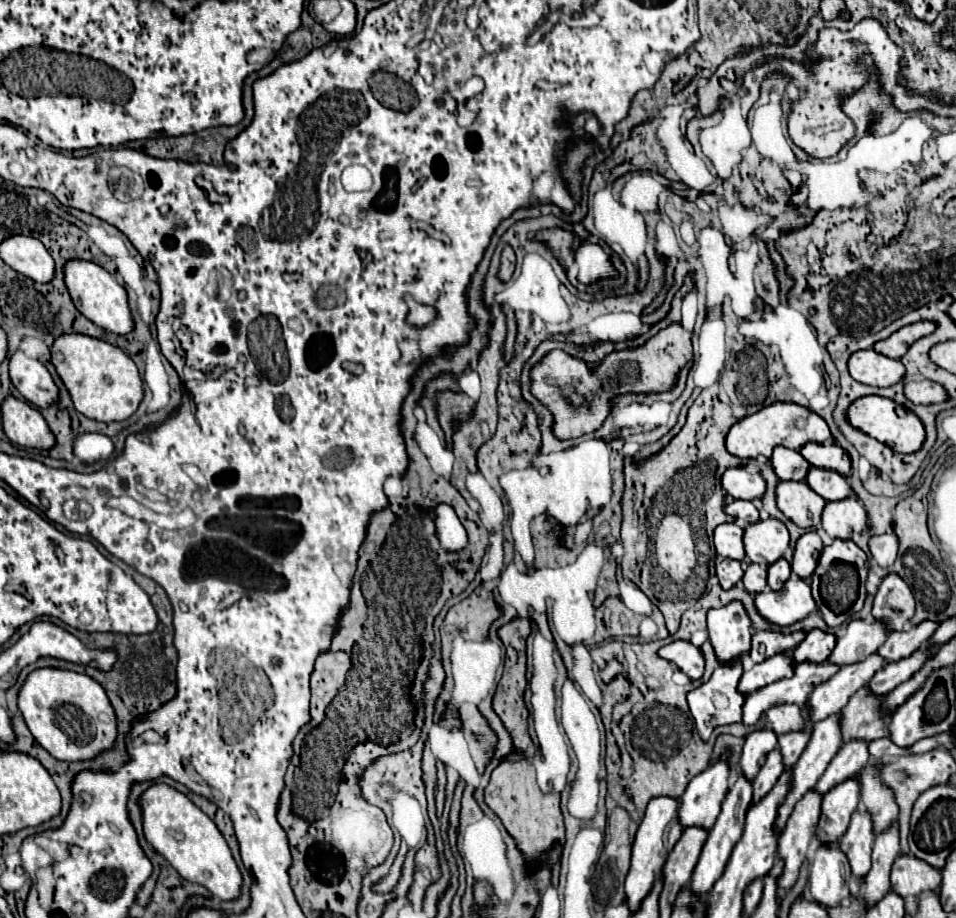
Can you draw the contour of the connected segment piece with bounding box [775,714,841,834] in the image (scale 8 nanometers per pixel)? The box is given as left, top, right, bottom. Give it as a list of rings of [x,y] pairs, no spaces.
[[[831,714],[829,718],[813,724],[813,732],[809,738],[809,746],[805,746],[803,754],[799,756],[799,760],[795,762],[793,770],[791,770],[791,784],[789,784],[789,794],[785,796],[785,800],[781,802],[781,806],[777,808],[777,820],[775,820],[775,830],[777,834],[781,834],[785,830],[785,824],[789,820],[789,814],[793,812],[793,806],[809,792],[813,790],[813,786],[817,784],[817,778],[821,778],[821,774],[825,772],[825,766],[829,766],[831,758],[837,754],[837,750],[841,748],[841,726],[839,726],[841,716],[839,714]]]

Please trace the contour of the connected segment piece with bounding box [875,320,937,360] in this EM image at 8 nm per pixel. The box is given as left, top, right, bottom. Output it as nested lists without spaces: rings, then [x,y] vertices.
[[[927,320],[903,326],[895,334],[891,334],[887,340],[877,342],[875,352],[883,354],[883,356],[889,356],[893,360],[899,360],[913,342],[917,342],[923,336],[929,336],[935,328],[937,328],[937,322],[927,322]]]

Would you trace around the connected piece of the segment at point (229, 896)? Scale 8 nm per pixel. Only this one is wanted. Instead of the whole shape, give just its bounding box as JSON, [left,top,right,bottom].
[143,784,243,900]

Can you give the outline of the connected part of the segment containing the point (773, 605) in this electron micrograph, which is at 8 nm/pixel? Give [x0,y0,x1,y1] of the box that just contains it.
[753,574,815,628]

